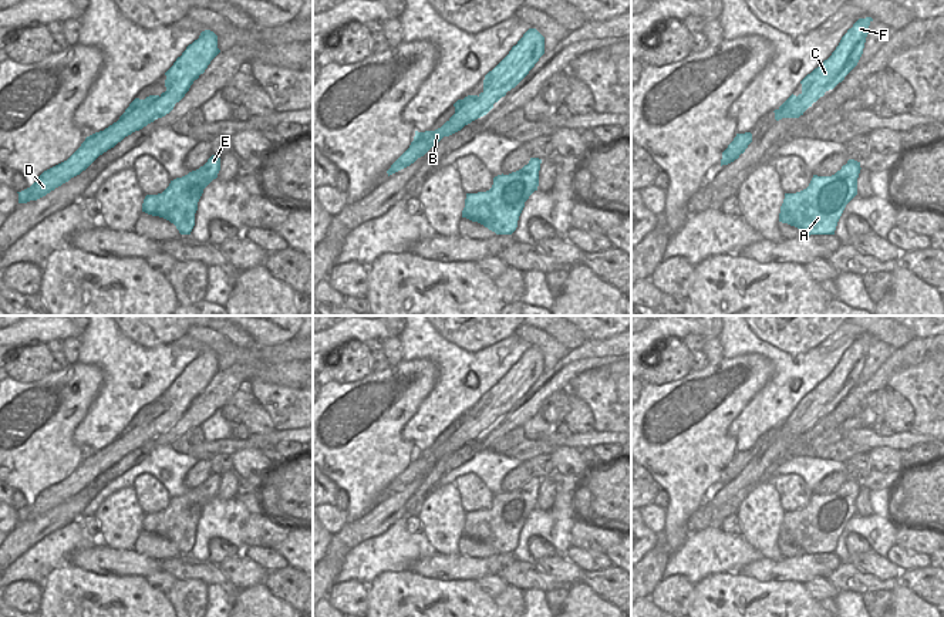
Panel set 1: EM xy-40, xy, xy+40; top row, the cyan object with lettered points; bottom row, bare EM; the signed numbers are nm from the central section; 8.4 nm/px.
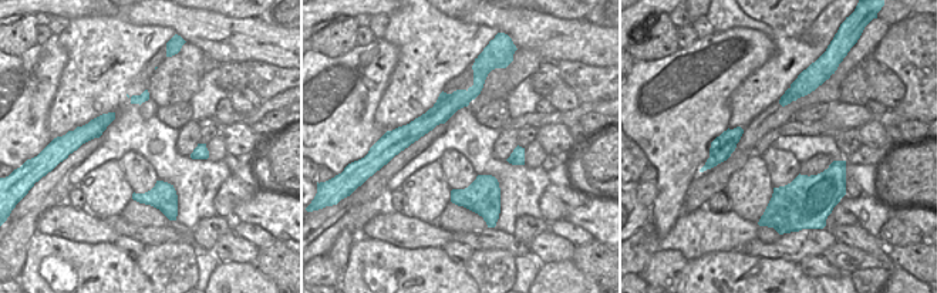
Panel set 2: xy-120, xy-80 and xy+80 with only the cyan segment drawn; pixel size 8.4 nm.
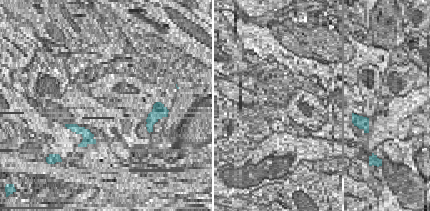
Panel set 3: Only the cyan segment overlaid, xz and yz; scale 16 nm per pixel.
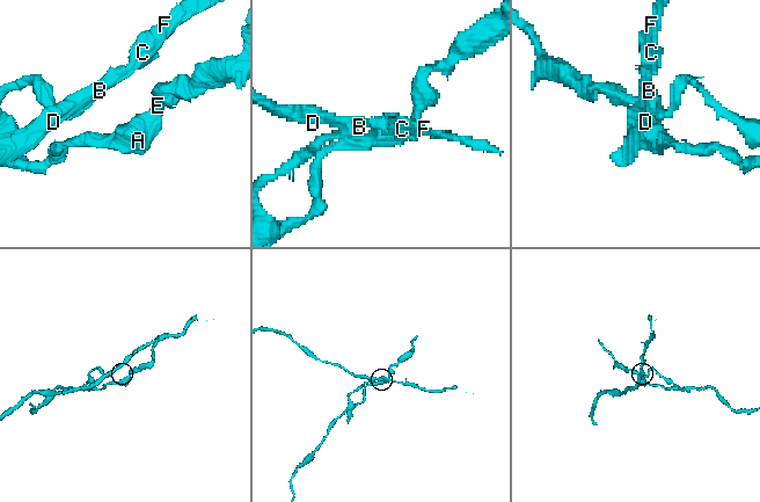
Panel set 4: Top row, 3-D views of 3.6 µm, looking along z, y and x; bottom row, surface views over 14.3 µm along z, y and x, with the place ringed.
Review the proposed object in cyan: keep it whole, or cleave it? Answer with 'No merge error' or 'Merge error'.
Merge error

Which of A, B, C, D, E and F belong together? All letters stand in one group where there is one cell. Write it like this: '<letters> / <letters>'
A E / B C D F

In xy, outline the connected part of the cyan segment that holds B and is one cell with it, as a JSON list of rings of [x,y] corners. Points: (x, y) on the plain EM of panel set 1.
[[[529,347],[509,372],[485,394],[483,409],[458,418],[455,432],[438,448],[418,451],[409,466],[387,489],[388,495],[409,485],[418,473],[424,475],[444,455],[461,449],[465,444],[486,434],[493,422],[515,407],[545,372],[545,355]]]

